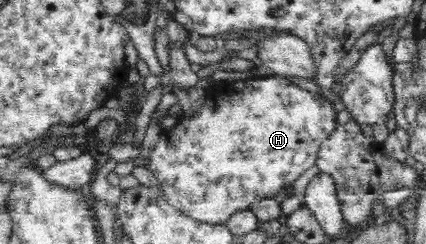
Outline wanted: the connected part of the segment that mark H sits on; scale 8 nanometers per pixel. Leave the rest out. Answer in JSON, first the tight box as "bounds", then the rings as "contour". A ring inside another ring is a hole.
{"bounds":[148,76,337,224],"contour":[[[266,76],[257,78],[251,81],[244,81],[237,83],[235,81],[222,81],[219,83],[212,83],[210,87],[204,89],[206,96],[204,97],[203,105],[193,114],[182,114],[179,117],[177,125],[172,130],[162,130],[160,139],[157,141],[152,153],[148,169],[159,180],[160,188],[165,193],[167,202],[175,208],[179,208],[184,214],[203,222],[204,224],[227,224],[232,215],[243,210],[249,210],[251,205],[261,201],[265,198],[271,198],[279,193],[281,189],[294,185],[295,181],[309,169],[309,167],[316,165],[319,149],[323,143],[335,132],[337,129],[337,109],[333,105],[333,99],[325,98],[323,94],[317,93],[313,95],[311,91],[295,85],[291,79],[283,76]]]}

